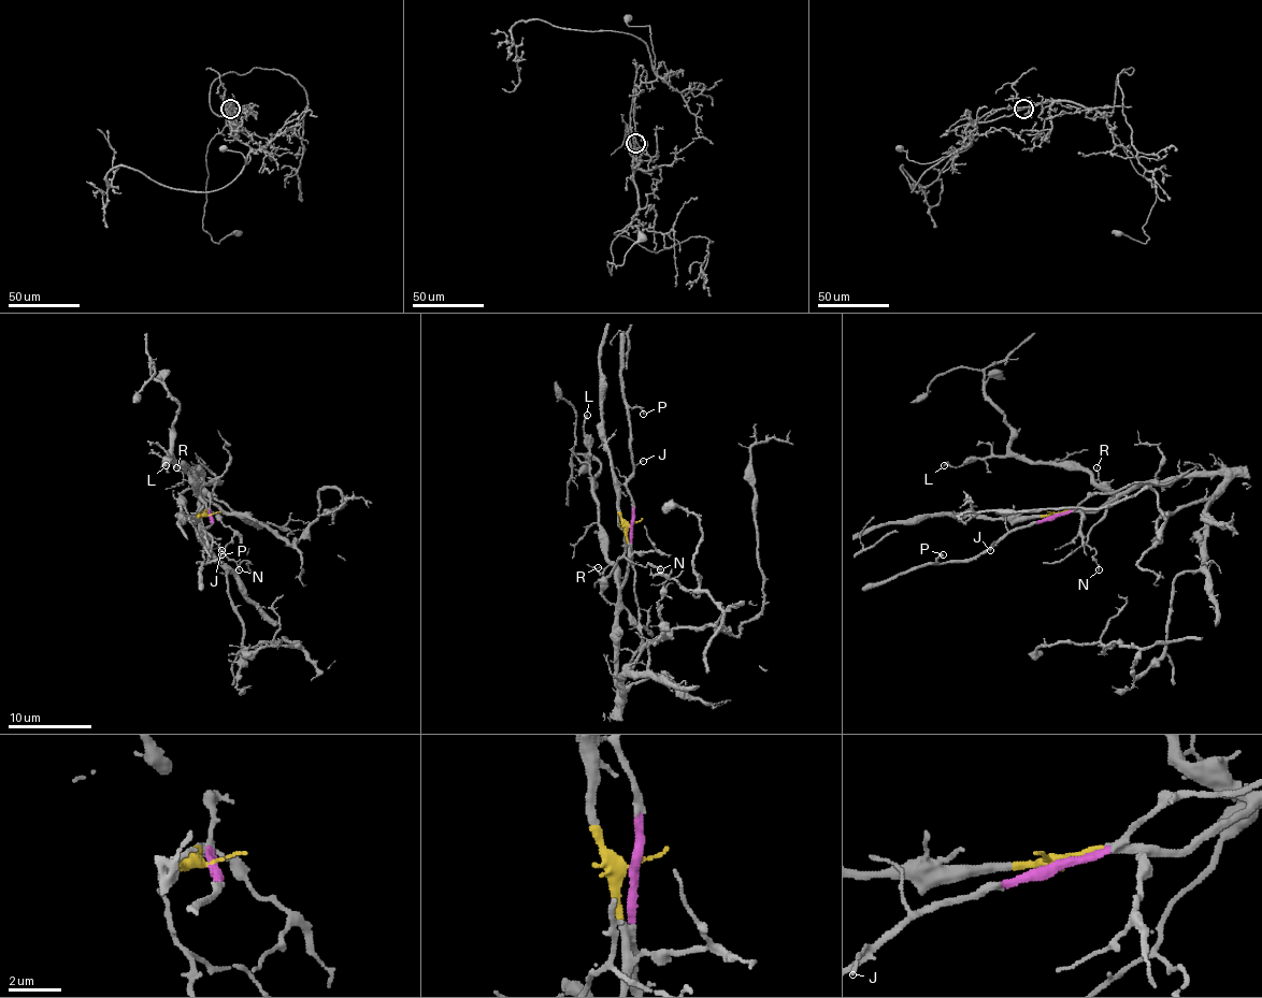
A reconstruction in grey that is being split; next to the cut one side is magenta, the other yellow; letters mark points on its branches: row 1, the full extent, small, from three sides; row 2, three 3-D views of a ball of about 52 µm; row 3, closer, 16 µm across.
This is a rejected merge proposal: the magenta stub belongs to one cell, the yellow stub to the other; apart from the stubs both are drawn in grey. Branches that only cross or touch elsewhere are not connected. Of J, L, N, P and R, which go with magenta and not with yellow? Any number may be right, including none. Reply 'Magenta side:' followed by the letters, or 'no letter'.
Magenta side: J, P

